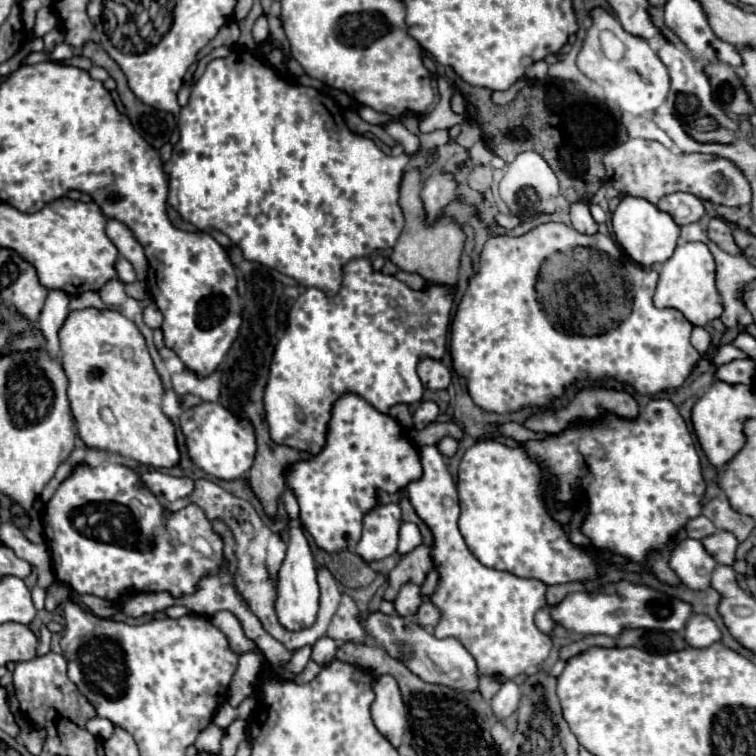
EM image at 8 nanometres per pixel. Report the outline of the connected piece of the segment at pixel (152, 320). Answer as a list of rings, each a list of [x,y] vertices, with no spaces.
[[[154,303],[144,307],[144,323],[150,329],[160,329],[160,325],[162,325],[162,313],[158,311],[158,307]]]

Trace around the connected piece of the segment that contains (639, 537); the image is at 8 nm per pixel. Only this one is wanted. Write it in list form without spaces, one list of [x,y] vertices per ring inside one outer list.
[[[650,399],[638,419],[626,421],[614,415],[604,415],[602,421],[586,425],[570,425],[566,431],[552,435],[544,441],[524,443],[532,459],[544,461],[554,481],[554,497],[570,501],[574,489],[584,491],[588,501],[588,515],[582,525],[582,533],[598,549],[610,549],[634,561],[644,561],[650,549],[662,549],[672,535],[678,533],[692,517],[702,513],[702,493],[706,483],[700,471],[700,459],[694,449],[694,441],[688,433],[678,407],[668,399]]]

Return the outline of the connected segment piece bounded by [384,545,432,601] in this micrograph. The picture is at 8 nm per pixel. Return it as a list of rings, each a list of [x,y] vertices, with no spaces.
[[[420,545],[414,551],[406,553],[400,563],[390,571],[390,585],[384,593],[384,599],[396,599],[400,587],[404,583],[422,583],[426,573],[432,571],[432,563],[430,563],[430,549]]]

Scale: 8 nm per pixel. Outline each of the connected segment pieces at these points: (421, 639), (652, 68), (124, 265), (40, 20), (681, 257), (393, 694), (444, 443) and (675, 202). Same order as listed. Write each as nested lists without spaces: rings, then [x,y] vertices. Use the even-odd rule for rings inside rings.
[[[374,611],[362,619],[366,633],[386,649],[386,653],[398,661],[404,661],[410,671],[420,675],[420,679],[428,683],[438,683],[446,687],[454,687],[458,691],[474,691],[478,687],[476,663],[472,655],[462,647],[462,643],[454,637],[436,639],[428,629],[418,627],[414,621],[408,621],[400,615],[386,615],[382,611]]]
[[[594,7],[590,11],[590,19],[592,19],[592,27],[586,31],[586,39],[584,39],[580,53],[576,57],[578,69],[588,79],[596,81],[604,89],[604,99],[610,107],[616,107],[616,109],[632,113],[632,115],[640,115],[644,111],[654,111],[656,107],[660,107],[668,97],[670,79],[668,79],[668,71],[666,71],[664,63],[648,47],[646,39],[642,39],[638,35],[630,35],[628,31],[624,31],[622,25],[618,23],[618,19],[614,15],[610,15],[608,11],[604,11],[602,7]],[[602,31],[610,31],[624,45],[624,53],[618,61],[610,59],[604,53],[604,49],[600,45]]]
[[[118,257],[116,261],[116,273],[118,273],[118,279],[122,283],[134,283],[136,281],[136,275],[134,275],[134,267],[130,265],[130,261]]]
[[[44,7],[36,13],[36,25],[34,25],[34,37],[44,37],[48,31],[56,29],[58,17],[50,7]]]
[[[684,243],[678,245],[674,255],[662,263],[660,279],[654,293],[656,307],[674,307],[684,313],[684,317],[692,325],[708,325],[710,321],[718,319],[724,311],[720,293],[716,289],[716,263],[710,249],[704,243]]]
[[[380,675],[374,683],[374,703],[372,721],[374,727],[394,745],[400,747],[404,727],[406,727],[406,705],[398,691],[398,683],[390,675]]]
[[[444,437],[444,439],[438,441],[436,447],[438,447],[438,451],[440,451],[444,457],[452,457],[452,455],[456,453],[456,449],[458,449],[458,441],[452,439],[452,437]]]
[[[672,193],[662,197],[656,207],[664,213],[668,213],[678,225],[688,225],[698,221],[704,215],[702,199],[690,193]]]

